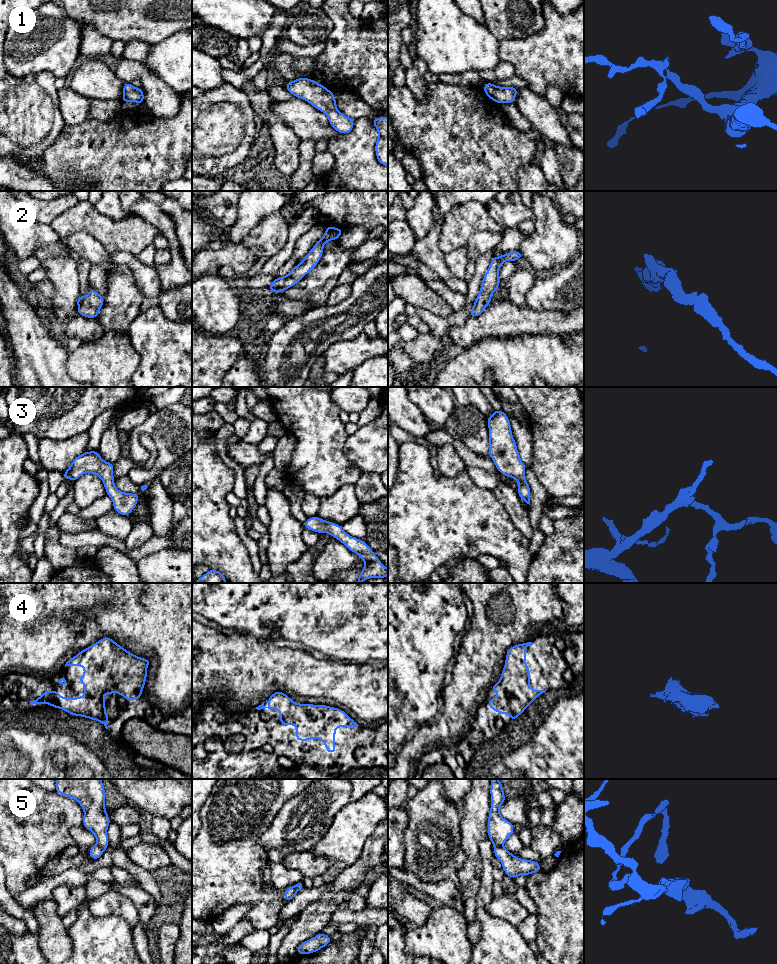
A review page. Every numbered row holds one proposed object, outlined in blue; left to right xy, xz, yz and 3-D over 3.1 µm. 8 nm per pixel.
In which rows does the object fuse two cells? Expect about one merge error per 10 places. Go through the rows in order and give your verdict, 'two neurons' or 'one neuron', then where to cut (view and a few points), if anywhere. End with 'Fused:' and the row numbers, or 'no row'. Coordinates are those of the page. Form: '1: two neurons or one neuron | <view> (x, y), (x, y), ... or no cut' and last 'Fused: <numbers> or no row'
1: one neuron | no cut
2: one neuron | no cut
3: one neuron | no cut
4: one neuron | no cut
5: two neurons | yz (501, 844), (494, 848)
Fused: 5

